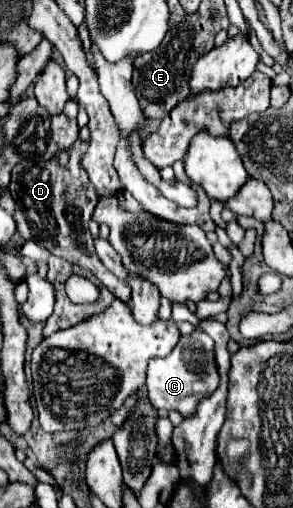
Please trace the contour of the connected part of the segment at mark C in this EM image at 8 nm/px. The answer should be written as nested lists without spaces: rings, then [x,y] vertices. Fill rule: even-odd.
[[[195,329],[191,335],[181,337],[175,349],[167,357],[155,357],[149,361],[147,367],[145,389],[149,393],[149,401],[153,403],[153,407],[167,411],[177,409],[183,417],[195,413],[197,401],[213,393],[217,385],[219,385],[219,375],[213,357],[213,339],[201,329]]]

